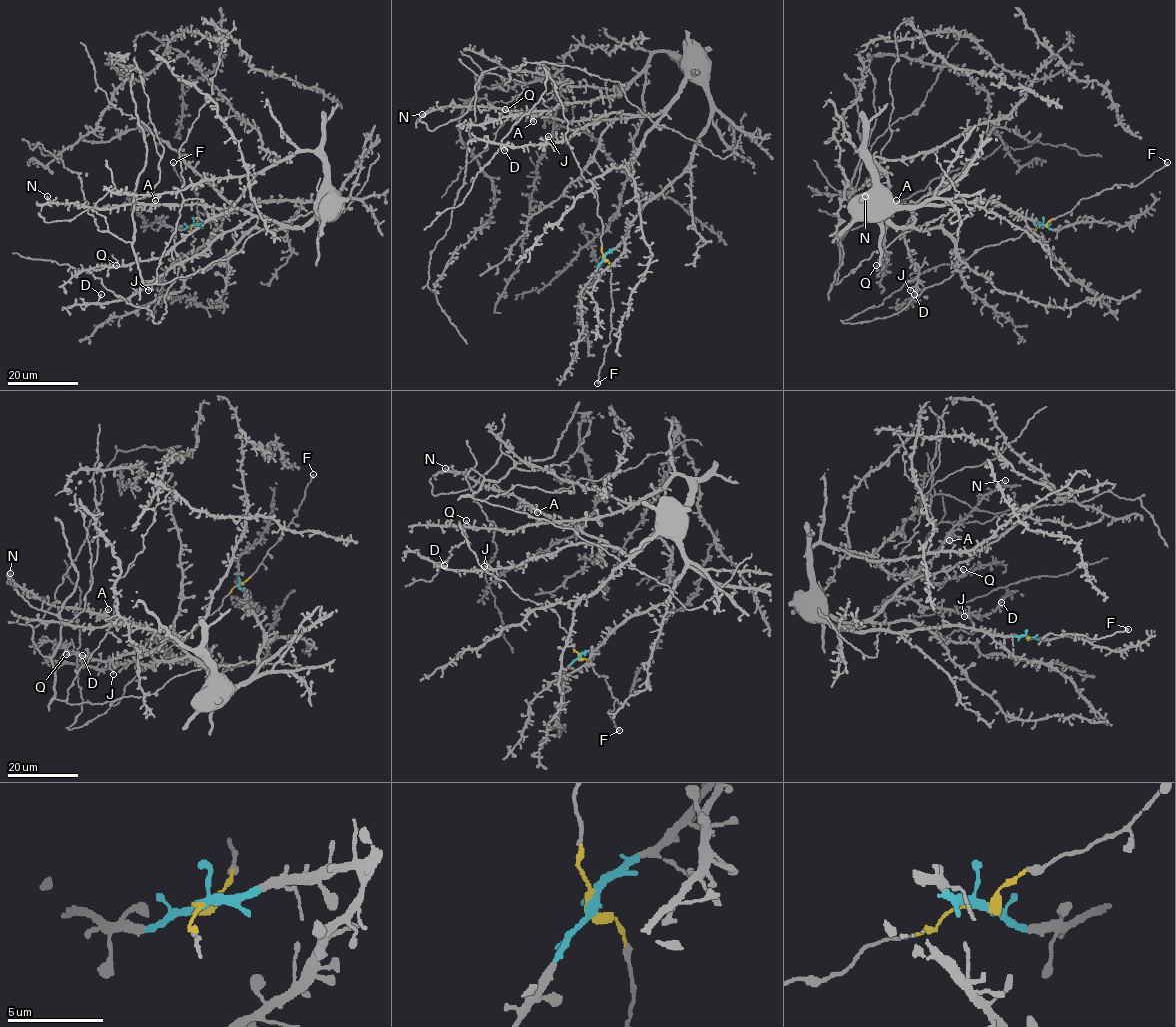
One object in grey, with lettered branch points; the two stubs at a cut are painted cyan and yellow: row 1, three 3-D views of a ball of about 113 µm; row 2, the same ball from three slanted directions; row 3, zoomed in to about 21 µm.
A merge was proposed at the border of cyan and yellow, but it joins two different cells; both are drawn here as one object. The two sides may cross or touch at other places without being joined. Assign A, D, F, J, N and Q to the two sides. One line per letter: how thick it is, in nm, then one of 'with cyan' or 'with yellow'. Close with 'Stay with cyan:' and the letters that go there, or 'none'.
A: 240 nm | with cyan
D: 320 nm | with cyan
F: 440 nm | with yellow
J: 220 nm | with cyan
N: 240 nm | with cyan
Q: 240 nm | with cyan
Stay with cyan: A, D, J, N, Q

